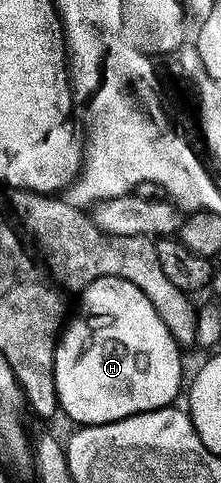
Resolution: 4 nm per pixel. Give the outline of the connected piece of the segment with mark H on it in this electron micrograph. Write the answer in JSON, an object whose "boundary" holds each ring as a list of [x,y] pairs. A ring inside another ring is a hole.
{"boundary":[[[102,278],[86,287],[80,301],[78,315],[69,319],[54,354],[55,392],[61,413],[78,422],[79,427],[89,427],[112,424],[137,414],[173,407],[174,397],[182,386],[182,352],[160,320],[156,308],[152,308],[152,300],[148,300],[148,296],[144,296],[136,284]]]}

